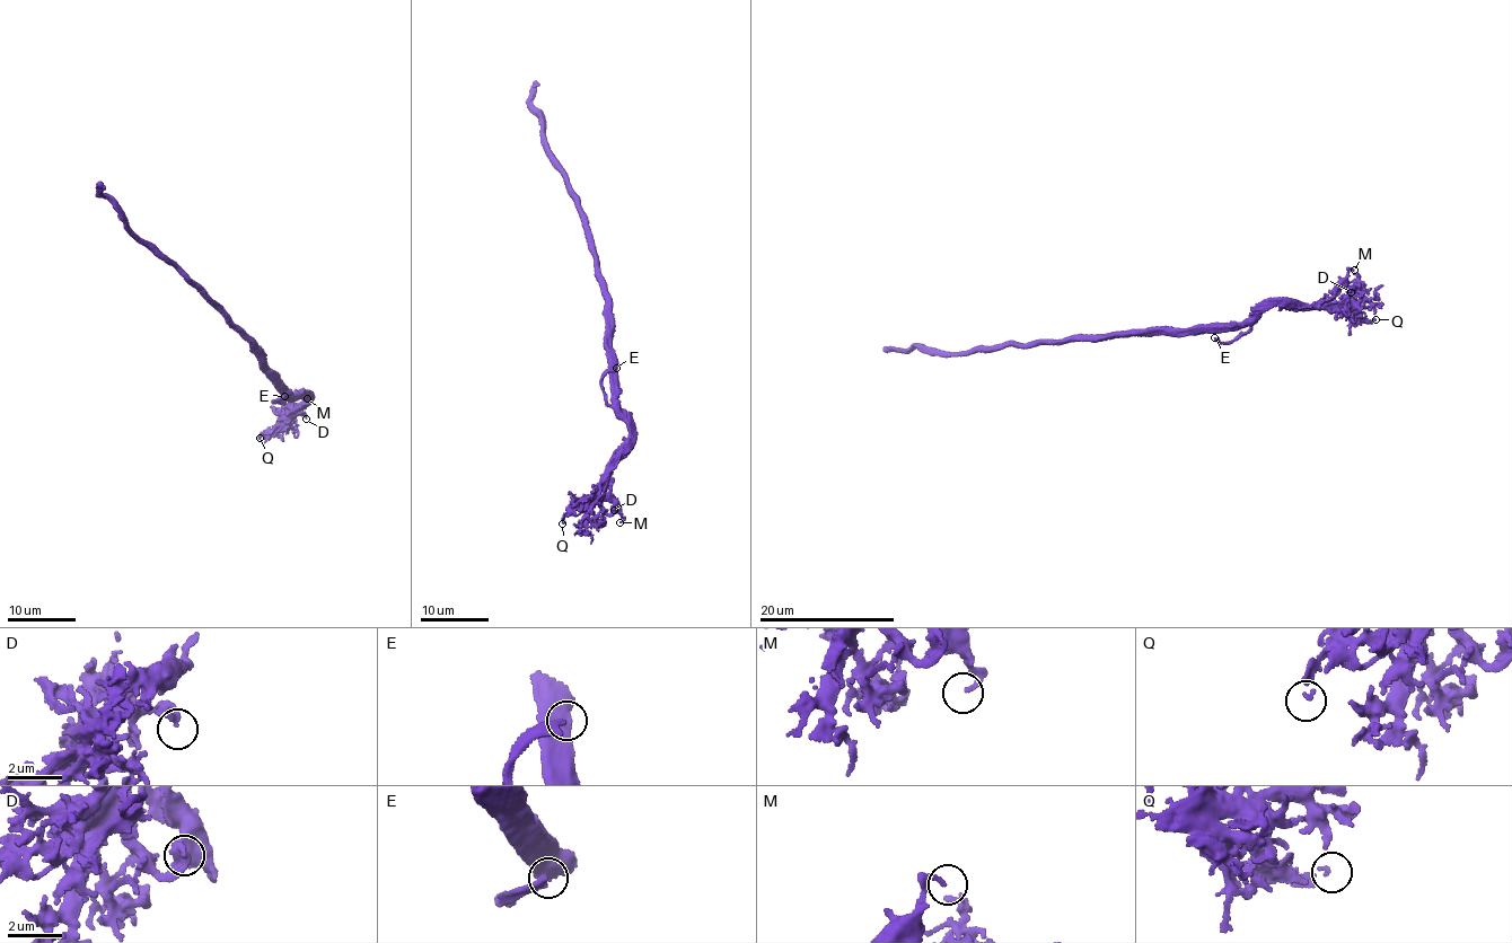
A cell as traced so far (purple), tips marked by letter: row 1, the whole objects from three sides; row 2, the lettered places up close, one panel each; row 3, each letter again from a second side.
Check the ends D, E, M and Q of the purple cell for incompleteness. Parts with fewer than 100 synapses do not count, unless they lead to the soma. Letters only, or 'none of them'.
E

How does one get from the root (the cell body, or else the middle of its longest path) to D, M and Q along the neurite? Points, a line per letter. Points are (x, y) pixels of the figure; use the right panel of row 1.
D: (1116, 334), (1257, 322), (1267, 306), (1324, 306), (1341, 302), (1351, 292)
M: (1116, 334), (1257, 322), (1267, 306), (1326, 301), (1350, 269), (1354, 270)
Q: (1116, 334), (1257, 322), (1267, 306), (1278, 305), (1318, 307), (1367, 320), (1376, 319)

